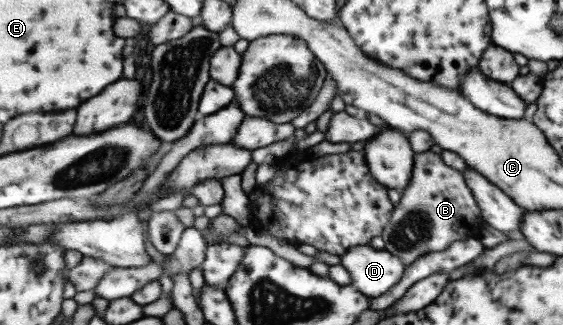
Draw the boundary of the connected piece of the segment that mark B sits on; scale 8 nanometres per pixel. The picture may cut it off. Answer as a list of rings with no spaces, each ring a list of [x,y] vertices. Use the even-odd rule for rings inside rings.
[[[431,150],[418,152],[414,165],[413,183],[394,209],[390,227],[384,231],[385,251],[394,252],[408,267],[425,253],[444,251],[454,241],[480,239],[482,209],[463,172],[446,166],[440,155]]]

